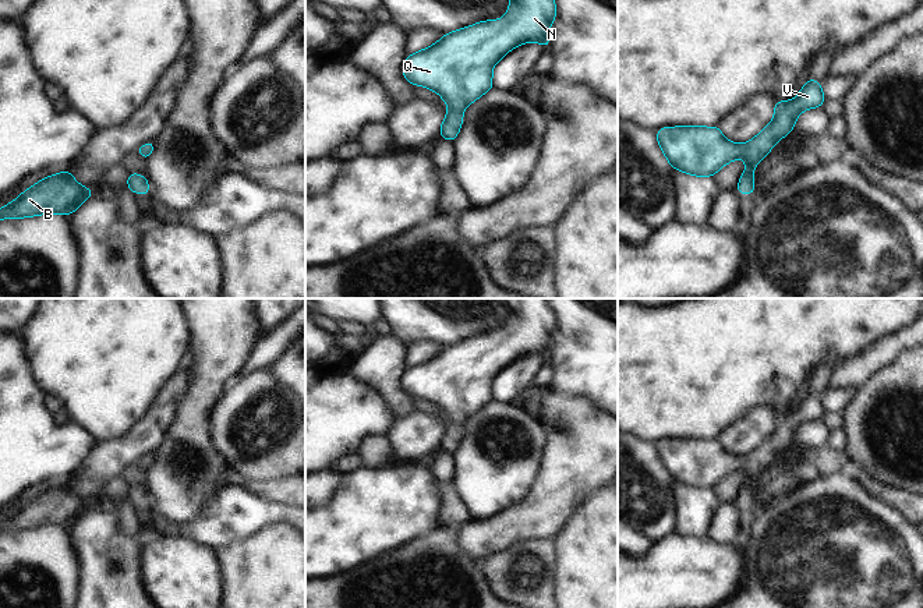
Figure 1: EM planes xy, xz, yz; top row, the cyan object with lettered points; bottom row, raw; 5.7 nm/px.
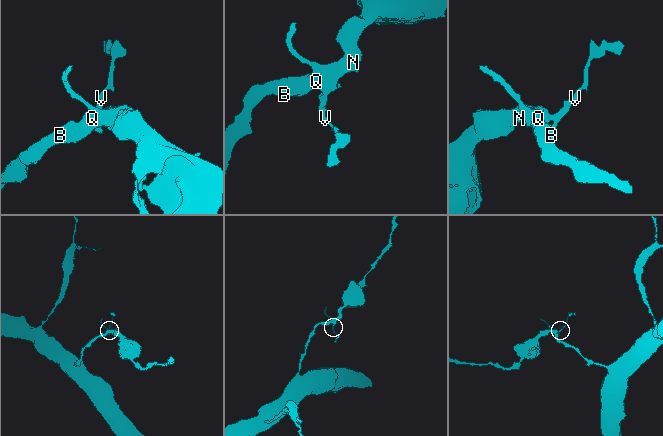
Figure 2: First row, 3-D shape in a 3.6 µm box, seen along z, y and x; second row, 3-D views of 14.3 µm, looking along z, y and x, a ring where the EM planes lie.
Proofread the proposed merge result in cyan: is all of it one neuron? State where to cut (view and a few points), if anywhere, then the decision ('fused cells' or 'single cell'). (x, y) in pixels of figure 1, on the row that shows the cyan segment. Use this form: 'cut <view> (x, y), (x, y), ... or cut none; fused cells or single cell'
cut none; single cell

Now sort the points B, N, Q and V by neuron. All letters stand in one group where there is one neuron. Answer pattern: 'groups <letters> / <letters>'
groups B N Q V

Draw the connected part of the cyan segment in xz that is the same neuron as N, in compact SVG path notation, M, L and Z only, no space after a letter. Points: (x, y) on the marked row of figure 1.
M510 0L502 20L445 33L431 47L407 57L404 78L438 92L449 107L441 137L453 142L463 123L463 110L492 89L492 67L509 50L527 42L540 42L548 49L555 17L554 0Z

